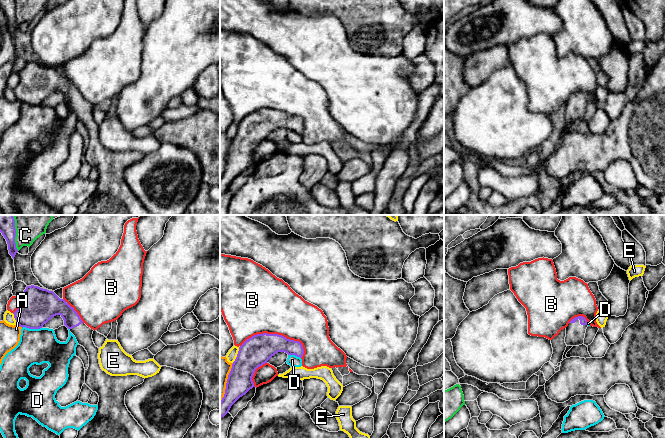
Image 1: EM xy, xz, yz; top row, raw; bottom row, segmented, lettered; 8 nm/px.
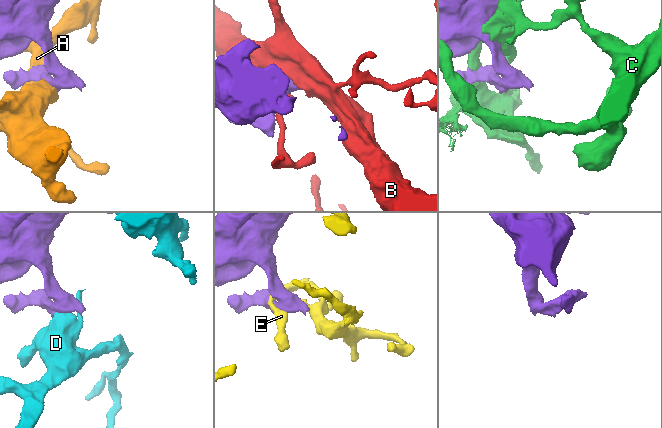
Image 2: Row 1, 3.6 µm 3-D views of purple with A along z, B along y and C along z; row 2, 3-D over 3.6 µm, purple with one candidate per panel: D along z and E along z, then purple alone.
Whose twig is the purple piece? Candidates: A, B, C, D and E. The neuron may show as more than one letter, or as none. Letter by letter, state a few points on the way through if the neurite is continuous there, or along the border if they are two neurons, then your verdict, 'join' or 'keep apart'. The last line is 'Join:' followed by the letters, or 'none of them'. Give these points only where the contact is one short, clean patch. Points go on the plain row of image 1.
A: keep apart
B: keep apart
C: keep apart
D: keep apart
E: keep apart
Join: none of them

